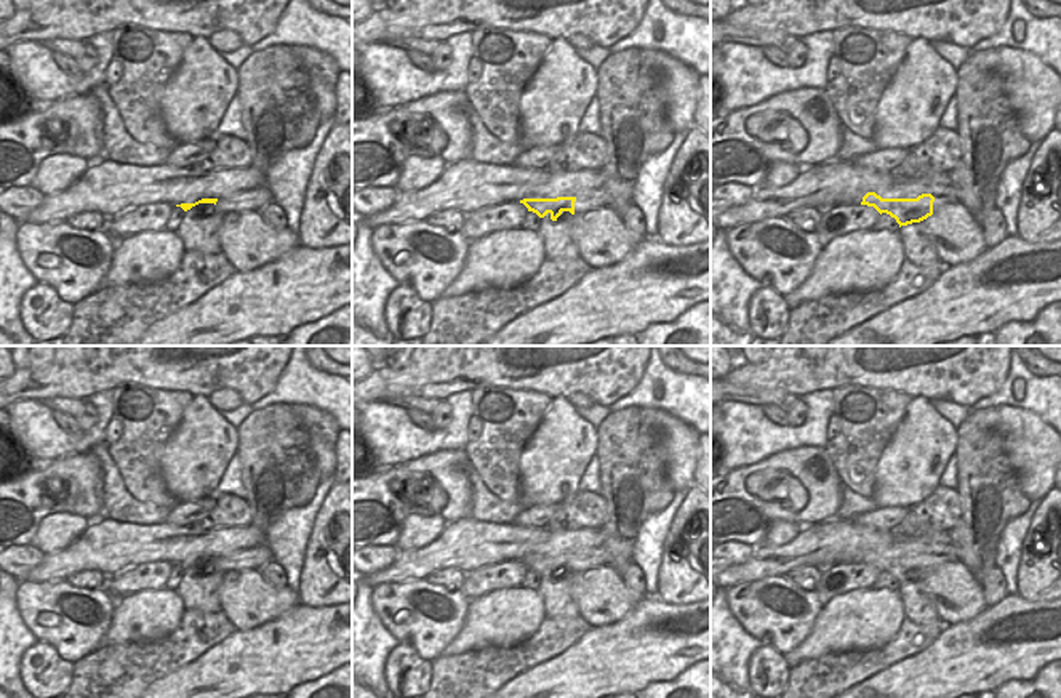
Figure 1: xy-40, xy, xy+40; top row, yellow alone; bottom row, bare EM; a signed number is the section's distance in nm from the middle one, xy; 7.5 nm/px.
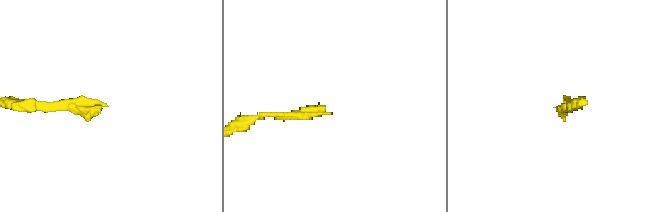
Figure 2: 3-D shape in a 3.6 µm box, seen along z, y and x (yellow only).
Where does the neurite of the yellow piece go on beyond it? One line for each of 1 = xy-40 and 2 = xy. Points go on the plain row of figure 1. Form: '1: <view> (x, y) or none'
1: xy-40 (252, 559)
2: xy (597, 557)

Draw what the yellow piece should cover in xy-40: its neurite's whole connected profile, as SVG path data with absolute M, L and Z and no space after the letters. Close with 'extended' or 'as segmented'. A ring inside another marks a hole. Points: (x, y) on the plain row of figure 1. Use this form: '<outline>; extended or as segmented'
M262 544L262 546L256 546L256 548L253 548L253 549L246 549L246 551L242 551L242 552L234 552L234 554L230 554L230 556L227 556L227 557L202 557L202 559L198 559L198 560L195 560L195 562L181 562L181 564L176 564L176 565L181 565L184 570L187 570L187 568L190 568L192 565L195 565L195 564L198 564L198 562L214 562L214 564L216 564L216 568L218 568L219 572L226 573L226 572L230 572L230 570L259 570L259 568L262 568L264 565L267 565L269 562L272 562L272 560L274 560L272 551L269 549L267 544Z; extended

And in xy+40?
M903 543L893 546L879 546L863 556L861 564L874 565L880 573L887 572L901 584L920 581L936 568L957 562L952 544L928 546Z; extended

